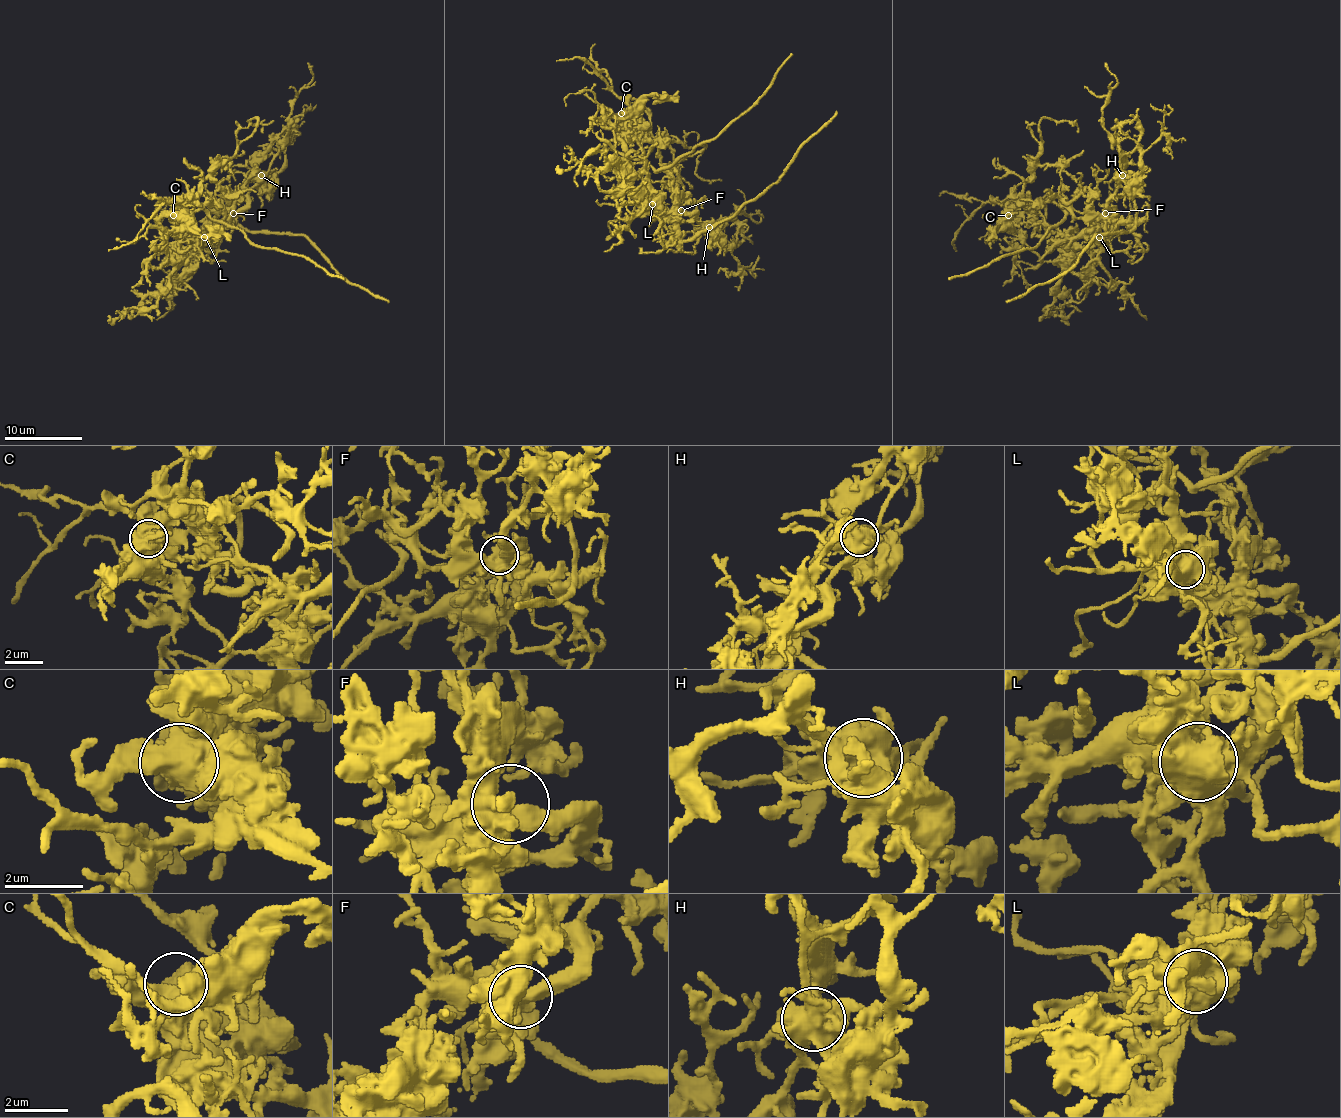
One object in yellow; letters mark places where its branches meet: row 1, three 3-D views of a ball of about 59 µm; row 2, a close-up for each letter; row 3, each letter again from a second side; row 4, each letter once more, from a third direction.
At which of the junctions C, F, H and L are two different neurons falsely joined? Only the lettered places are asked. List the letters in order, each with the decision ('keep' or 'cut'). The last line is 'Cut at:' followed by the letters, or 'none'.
C: keep
F: keep
H: cut
L: cut
Cut at: H, L

